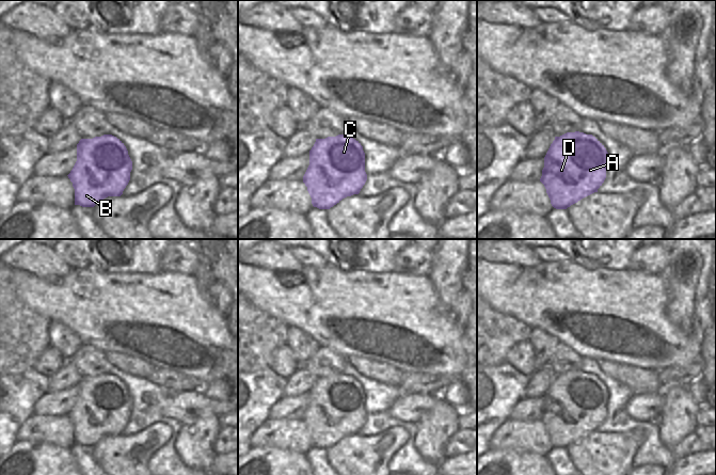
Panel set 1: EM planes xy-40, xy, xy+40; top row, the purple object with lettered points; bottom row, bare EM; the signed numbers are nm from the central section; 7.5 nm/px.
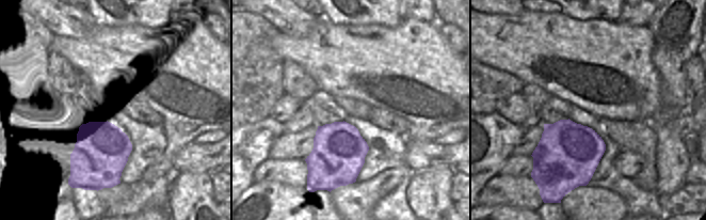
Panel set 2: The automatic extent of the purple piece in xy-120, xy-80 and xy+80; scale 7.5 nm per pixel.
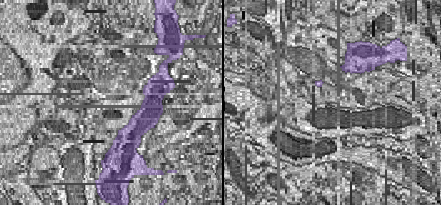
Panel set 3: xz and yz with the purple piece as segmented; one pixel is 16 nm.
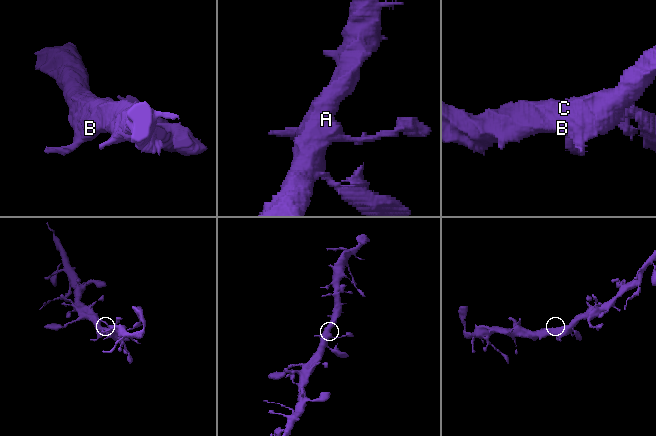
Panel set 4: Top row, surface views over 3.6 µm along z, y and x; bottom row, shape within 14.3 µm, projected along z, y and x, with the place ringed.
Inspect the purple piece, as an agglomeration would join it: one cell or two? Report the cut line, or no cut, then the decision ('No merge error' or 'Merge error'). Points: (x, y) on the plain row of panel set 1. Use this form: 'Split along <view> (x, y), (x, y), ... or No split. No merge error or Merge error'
No split. No merge error

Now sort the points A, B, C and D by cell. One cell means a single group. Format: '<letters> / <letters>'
A B C D

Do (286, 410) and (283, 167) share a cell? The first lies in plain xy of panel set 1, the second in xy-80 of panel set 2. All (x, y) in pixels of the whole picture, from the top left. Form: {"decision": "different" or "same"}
{"decision": "different"}

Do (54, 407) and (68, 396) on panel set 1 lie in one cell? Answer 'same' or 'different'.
same

